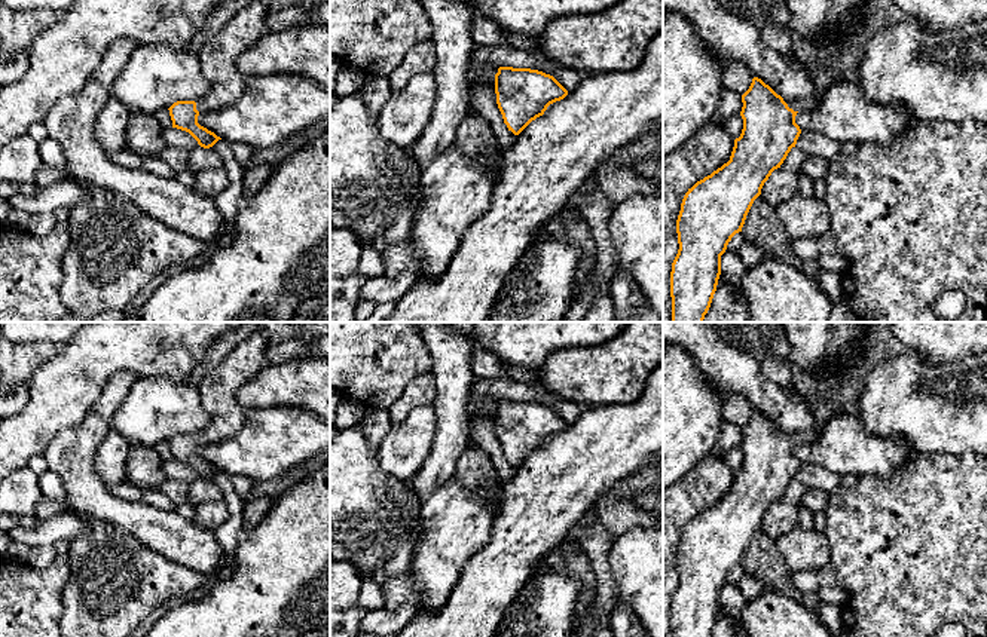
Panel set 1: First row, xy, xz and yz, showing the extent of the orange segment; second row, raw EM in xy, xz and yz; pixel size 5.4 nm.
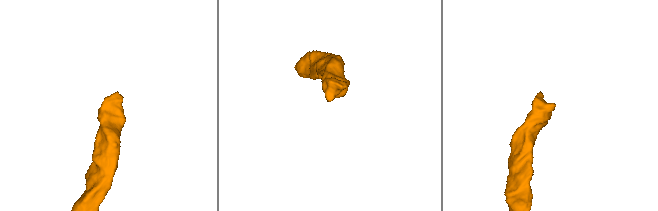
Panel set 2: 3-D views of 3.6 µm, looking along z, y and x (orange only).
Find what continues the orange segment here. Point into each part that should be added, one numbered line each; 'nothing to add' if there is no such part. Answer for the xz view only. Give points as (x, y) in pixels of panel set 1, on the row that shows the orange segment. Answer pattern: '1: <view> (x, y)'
nothing to add

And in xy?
1: xy (219, 55)

